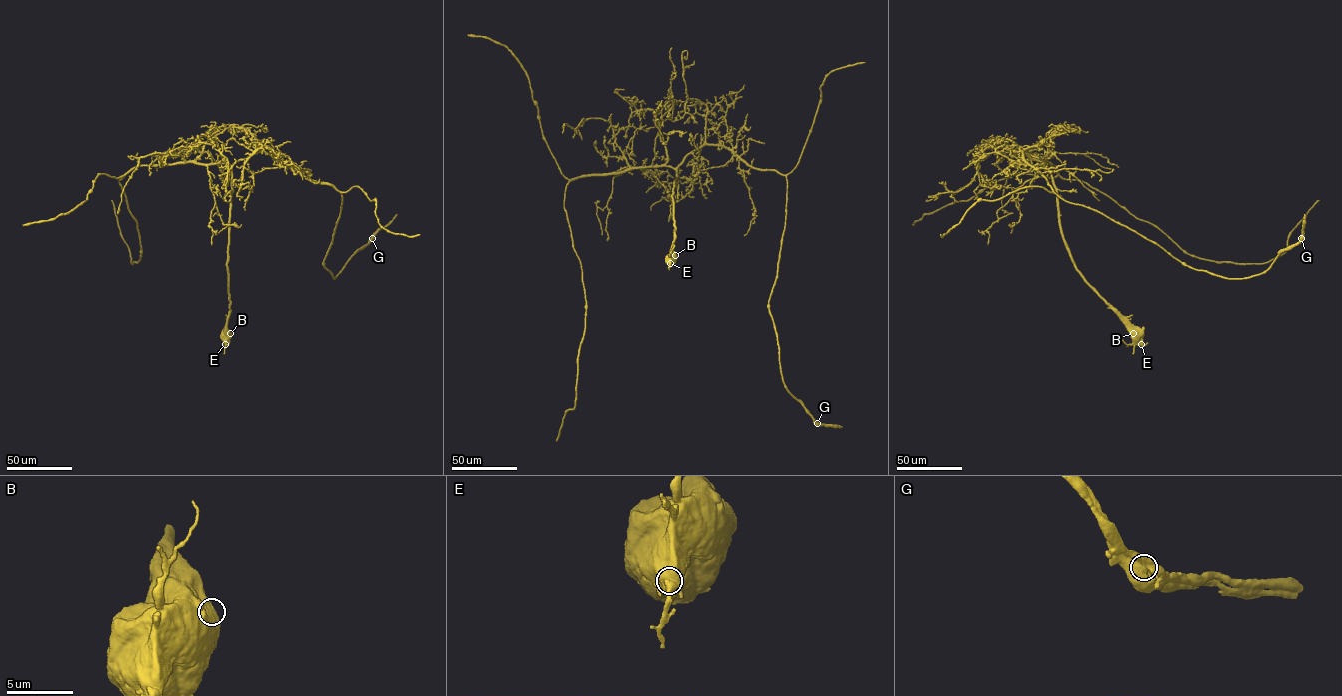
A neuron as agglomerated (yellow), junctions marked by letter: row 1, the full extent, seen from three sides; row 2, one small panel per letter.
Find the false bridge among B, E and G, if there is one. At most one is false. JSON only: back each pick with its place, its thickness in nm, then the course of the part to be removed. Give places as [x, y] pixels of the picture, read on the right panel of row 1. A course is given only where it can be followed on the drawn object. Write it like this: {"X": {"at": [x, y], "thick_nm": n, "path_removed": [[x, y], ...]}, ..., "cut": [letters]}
{"G": {"at": [1301, 238], "thick_nm": 1200, "path_removed": [[1301, 238], [1277, 253]]}, "cut": ["G"]}

